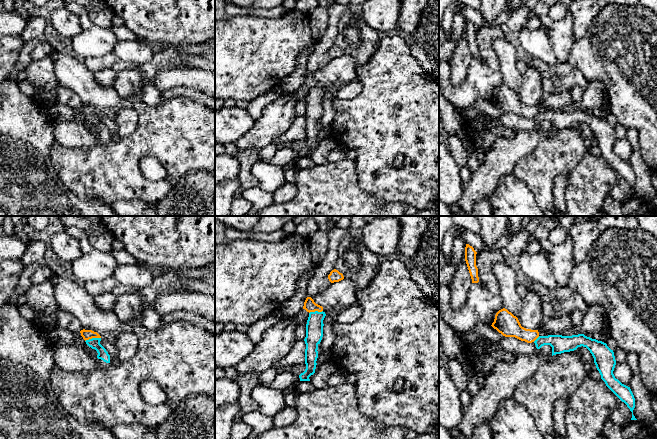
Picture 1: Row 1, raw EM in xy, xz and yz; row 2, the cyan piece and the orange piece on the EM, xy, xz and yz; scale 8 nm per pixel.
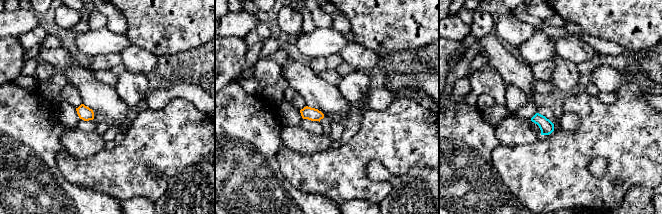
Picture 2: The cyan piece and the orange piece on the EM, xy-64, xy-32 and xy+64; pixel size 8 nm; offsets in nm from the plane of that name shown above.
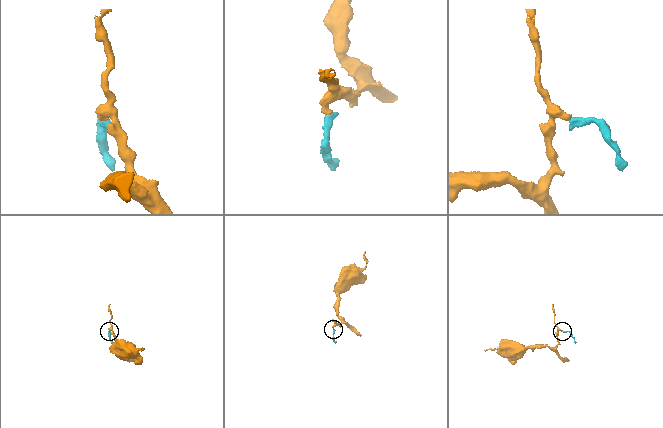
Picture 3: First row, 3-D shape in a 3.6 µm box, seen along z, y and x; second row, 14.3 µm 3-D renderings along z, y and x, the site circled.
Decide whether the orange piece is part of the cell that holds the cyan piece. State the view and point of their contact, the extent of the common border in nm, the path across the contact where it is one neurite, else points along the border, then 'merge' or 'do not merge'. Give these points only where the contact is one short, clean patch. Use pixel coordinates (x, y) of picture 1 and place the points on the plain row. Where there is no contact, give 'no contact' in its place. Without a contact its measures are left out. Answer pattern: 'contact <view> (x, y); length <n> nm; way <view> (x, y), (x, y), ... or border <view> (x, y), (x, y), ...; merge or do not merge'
contact xy (92, 114); length 130 nm; border xy (100, 113), (92, 113), (85, 117); do not merge

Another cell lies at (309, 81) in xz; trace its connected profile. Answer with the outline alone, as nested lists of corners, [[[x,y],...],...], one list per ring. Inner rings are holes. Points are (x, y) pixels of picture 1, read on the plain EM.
[[[311,73],[306,74],[306,76],[304,78],[303,85],[305,85],[309,89],[310,88],[315,88],[315,87],[318,87],[318,88],[323,87],[323,83],[318,81],[318,80],[316,80]]]

